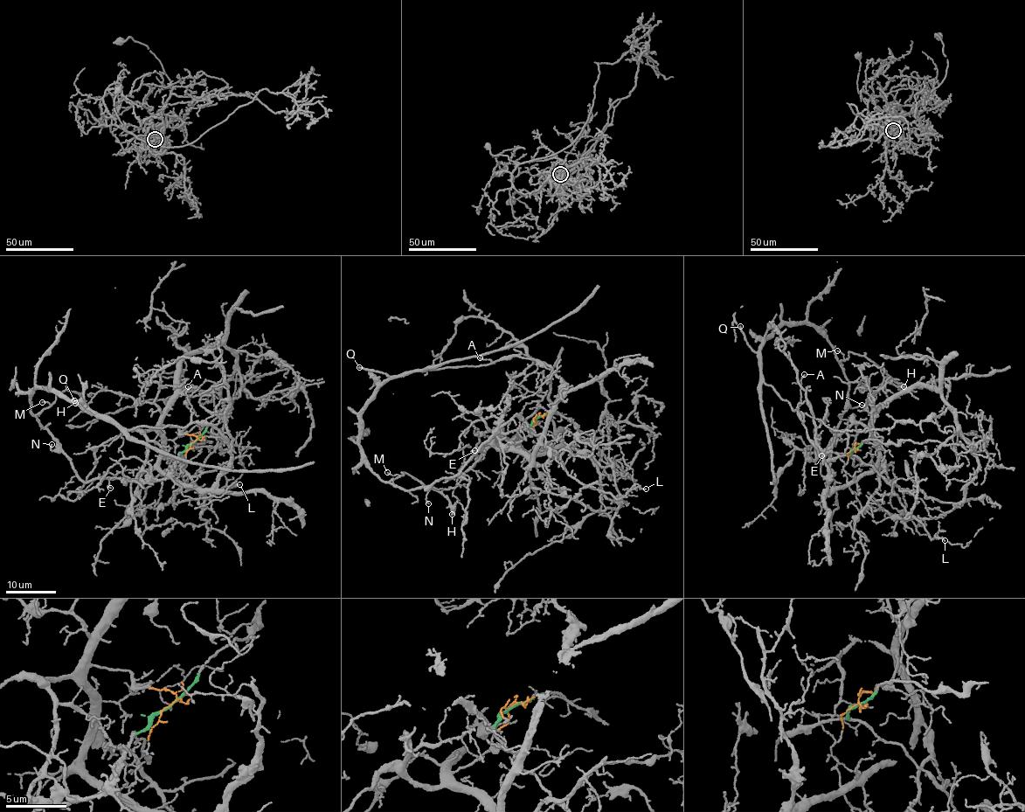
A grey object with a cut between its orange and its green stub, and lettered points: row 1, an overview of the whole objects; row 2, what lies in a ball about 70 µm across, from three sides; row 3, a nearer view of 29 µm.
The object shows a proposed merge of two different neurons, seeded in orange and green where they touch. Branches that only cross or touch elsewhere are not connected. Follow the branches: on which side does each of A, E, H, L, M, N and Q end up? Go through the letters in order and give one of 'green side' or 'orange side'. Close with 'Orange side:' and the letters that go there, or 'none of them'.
A: green side
E: green side
H: green side
L: green side
M: green side
N: green side
Q: green side
Orange side: none of them

